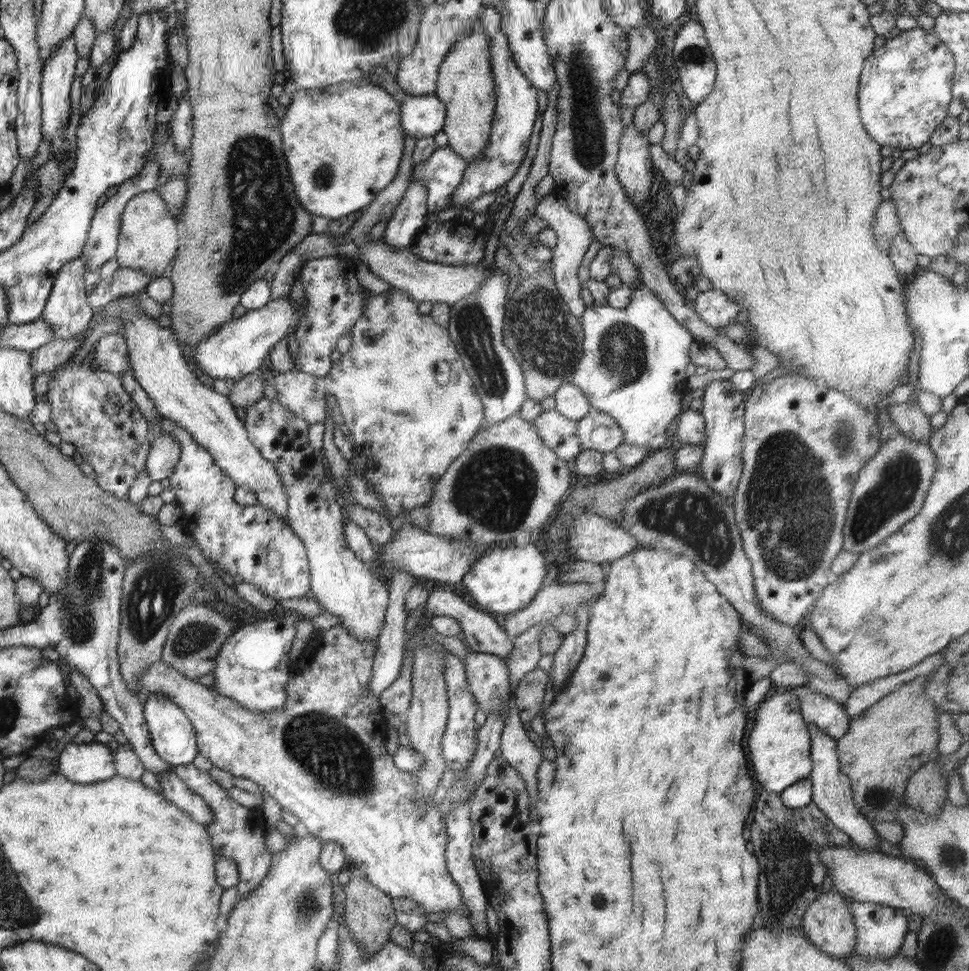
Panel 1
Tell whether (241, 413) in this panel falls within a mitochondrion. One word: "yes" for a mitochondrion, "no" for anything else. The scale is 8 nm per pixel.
no

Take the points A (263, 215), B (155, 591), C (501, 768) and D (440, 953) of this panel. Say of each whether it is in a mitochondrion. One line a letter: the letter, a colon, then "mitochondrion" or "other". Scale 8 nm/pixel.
A: mitochondrion
B: mitochondrion
C: other
D: other

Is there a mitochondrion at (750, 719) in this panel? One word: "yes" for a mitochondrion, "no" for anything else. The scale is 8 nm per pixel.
no

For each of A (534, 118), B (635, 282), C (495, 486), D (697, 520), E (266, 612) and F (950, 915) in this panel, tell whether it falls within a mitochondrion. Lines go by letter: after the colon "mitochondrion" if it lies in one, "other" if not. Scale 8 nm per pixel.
A: other
B: other
C: mitochondrion
D: mitochondrion
E: other
F: other

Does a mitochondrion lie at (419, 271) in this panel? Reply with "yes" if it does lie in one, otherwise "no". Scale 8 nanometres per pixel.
no

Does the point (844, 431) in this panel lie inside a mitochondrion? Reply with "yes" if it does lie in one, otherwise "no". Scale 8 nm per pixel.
yes

